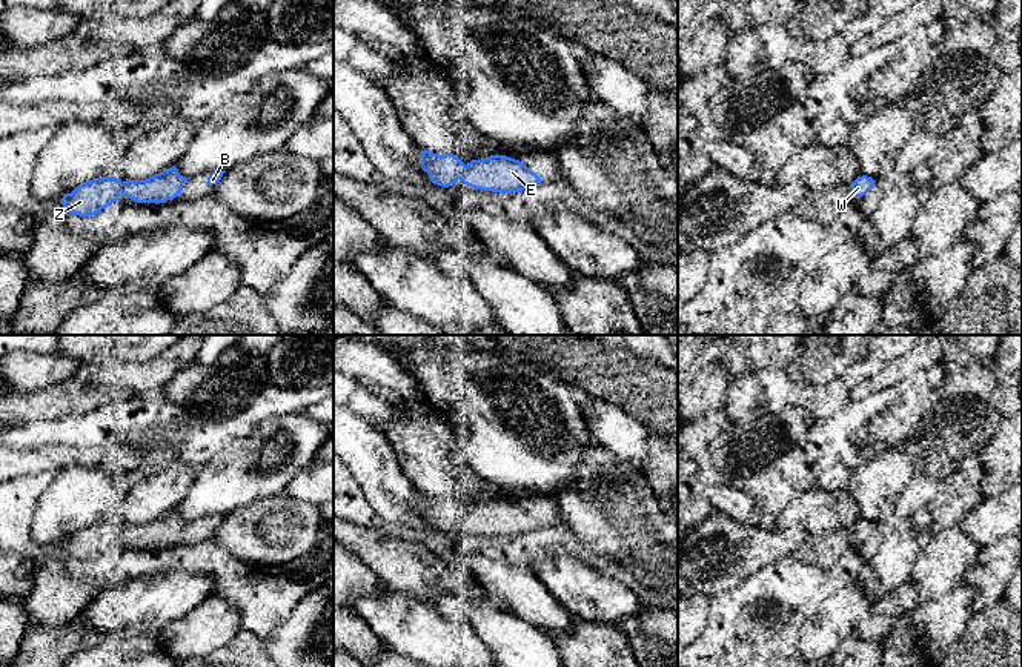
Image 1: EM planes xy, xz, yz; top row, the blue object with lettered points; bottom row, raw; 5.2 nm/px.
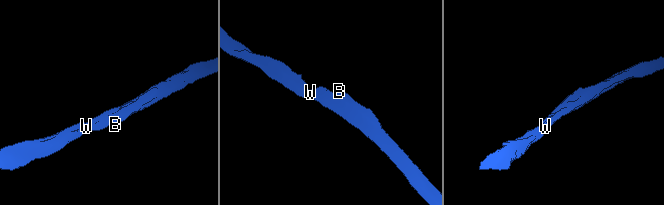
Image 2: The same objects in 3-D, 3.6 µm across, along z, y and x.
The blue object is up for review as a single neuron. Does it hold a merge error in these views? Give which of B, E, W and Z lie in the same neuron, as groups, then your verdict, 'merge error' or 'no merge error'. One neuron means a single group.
groups B E W Z; no merge error

